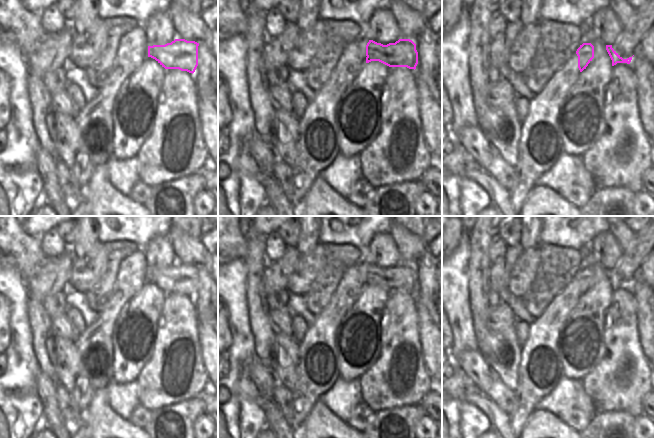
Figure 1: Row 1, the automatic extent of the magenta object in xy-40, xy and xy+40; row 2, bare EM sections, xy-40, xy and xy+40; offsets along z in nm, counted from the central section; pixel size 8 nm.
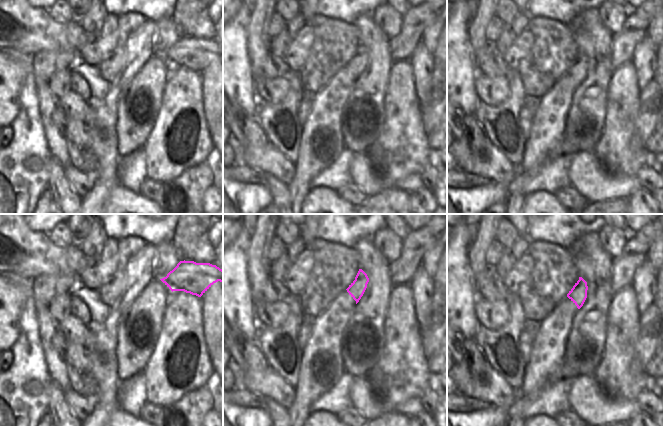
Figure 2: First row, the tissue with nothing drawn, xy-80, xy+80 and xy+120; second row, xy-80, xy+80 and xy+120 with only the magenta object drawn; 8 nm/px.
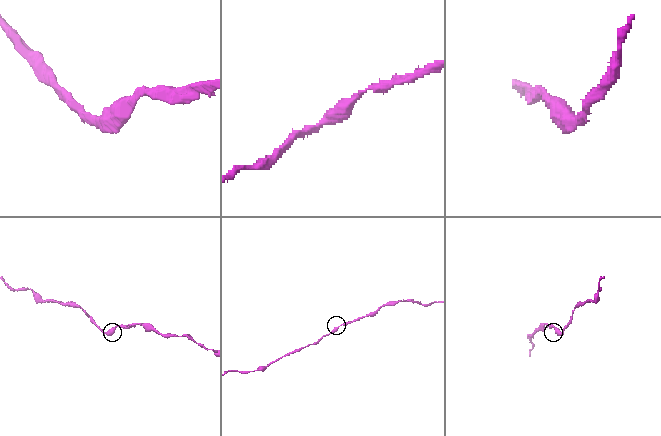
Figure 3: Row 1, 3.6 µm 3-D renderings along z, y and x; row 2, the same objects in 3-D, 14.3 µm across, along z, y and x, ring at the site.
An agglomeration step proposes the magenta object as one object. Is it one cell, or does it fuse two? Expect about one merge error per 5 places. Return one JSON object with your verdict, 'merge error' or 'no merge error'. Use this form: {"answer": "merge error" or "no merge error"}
{"answer": "no merge error"}

